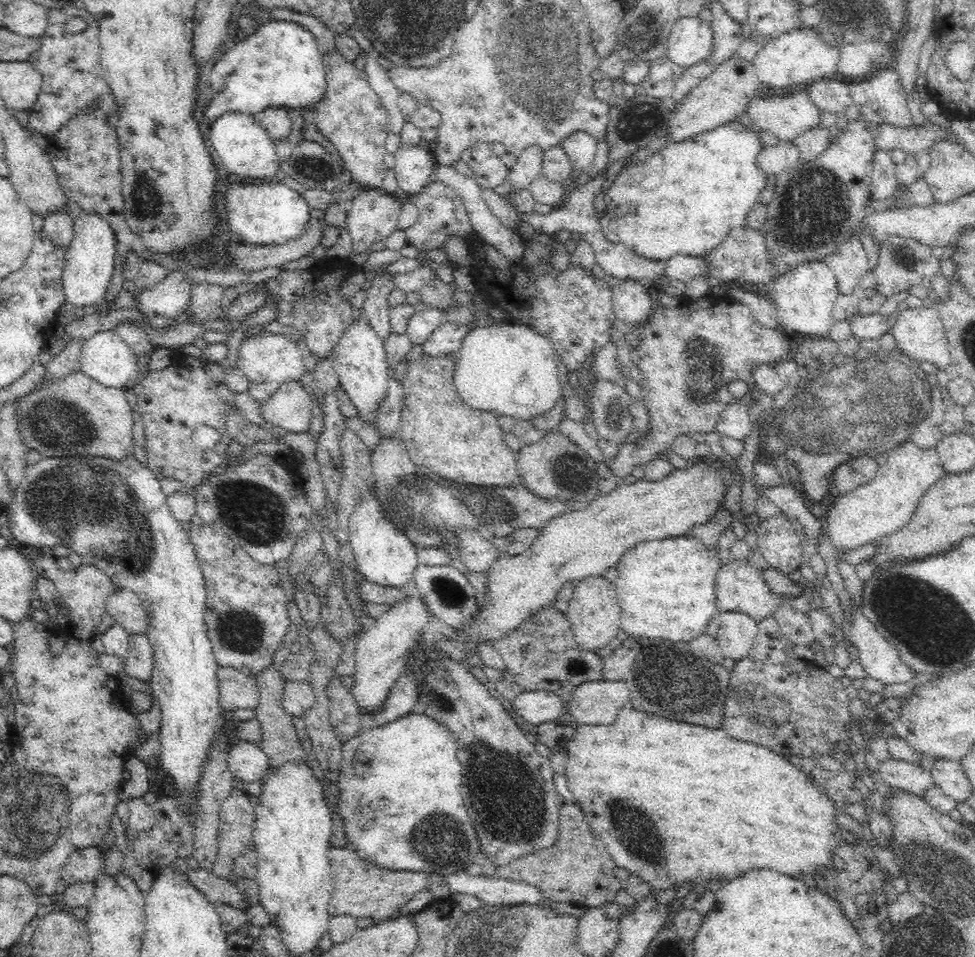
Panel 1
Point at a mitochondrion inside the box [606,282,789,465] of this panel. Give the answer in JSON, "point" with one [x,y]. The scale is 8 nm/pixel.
{"point":[700,355]}

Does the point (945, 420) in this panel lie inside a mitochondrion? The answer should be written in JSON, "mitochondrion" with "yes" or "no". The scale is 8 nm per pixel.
{"mitochondrion":"no"}

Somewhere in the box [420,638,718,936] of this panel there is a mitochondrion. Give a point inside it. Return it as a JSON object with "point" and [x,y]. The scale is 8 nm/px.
{"point":[491,766]}

